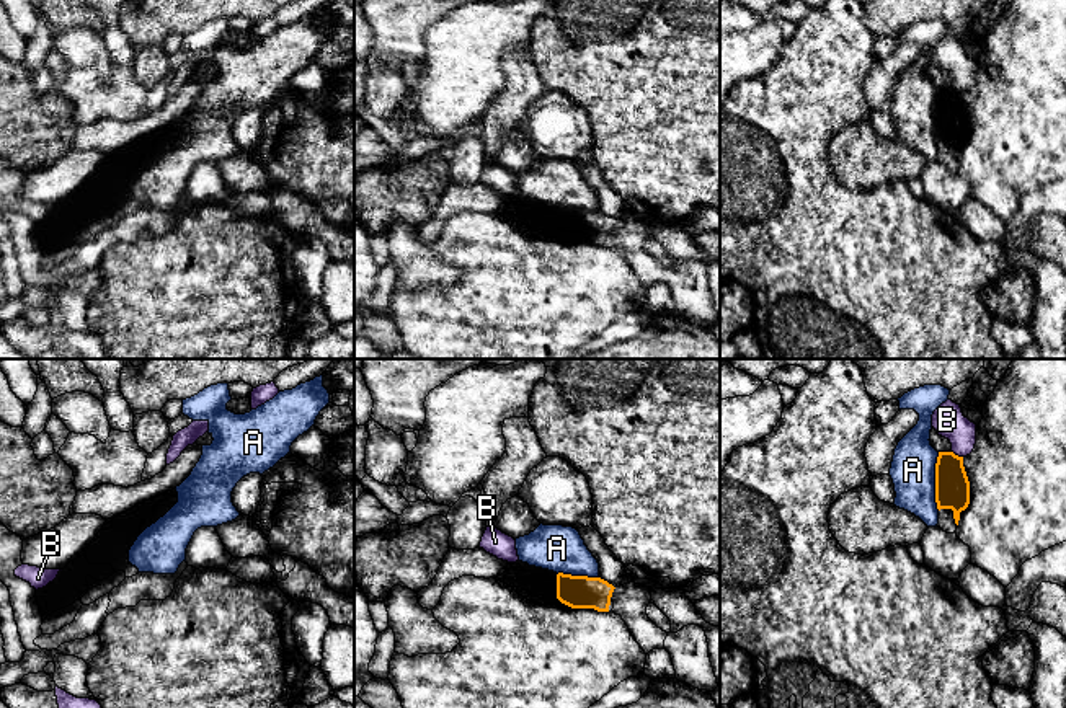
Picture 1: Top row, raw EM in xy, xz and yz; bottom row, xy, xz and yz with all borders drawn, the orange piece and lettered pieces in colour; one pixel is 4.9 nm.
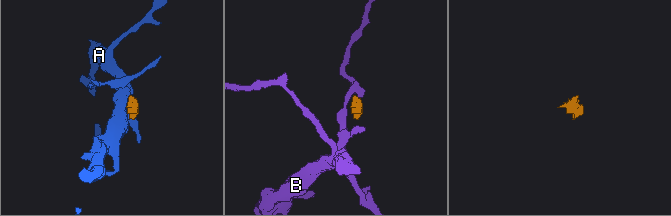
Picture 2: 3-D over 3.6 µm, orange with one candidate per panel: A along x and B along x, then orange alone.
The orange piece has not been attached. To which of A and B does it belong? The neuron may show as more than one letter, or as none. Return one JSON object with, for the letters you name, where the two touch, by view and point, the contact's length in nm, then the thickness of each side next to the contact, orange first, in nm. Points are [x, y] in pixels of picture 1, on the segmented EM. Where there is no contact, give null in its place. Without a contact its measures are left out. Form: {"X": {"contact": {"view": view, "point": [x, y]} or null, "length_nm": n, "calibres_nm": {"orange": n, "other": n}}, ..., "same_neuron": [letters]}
{"same_neuron": []}

